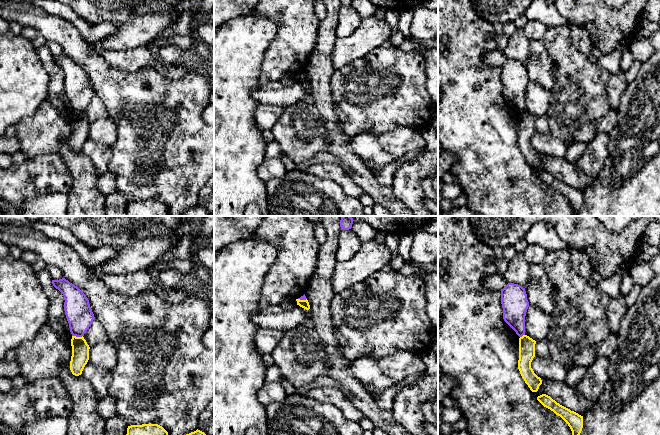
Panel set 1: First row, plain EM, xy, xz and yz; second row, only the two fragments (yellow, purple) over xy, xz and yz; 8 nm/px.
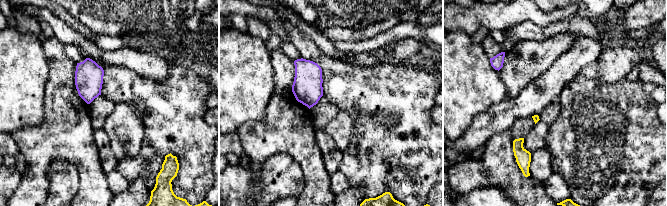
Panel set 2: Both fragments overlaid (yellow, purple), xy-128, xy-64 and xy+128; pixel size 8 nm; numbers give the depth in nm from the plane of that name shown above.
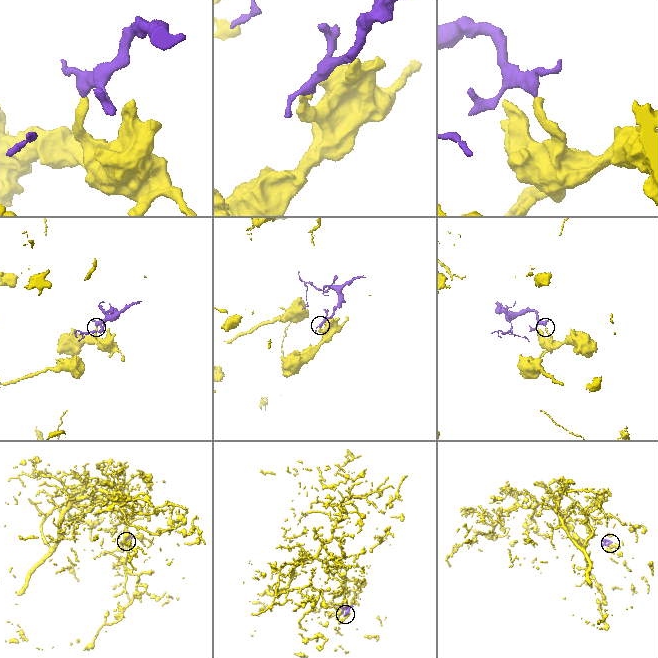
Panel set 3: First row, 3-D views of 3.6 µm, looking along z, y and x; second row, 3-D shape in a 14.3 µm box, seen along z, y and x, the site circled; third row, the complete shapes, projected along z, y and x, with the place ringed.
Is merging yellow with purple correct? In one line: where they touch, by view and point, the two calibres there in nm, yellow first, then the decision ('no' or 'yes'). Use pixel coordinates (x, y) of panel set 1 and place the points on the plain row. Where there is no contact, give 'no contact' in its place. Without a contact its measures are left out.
xy (77, 113) | 140/220 nm | no

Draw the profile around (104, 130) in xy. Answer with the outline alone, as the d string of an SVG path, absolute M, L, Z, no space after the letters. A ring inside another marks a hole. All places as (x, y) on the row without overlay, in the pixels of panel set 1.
M107 117L90 123L88 137L109 147L112 146L117 140L116 122Z

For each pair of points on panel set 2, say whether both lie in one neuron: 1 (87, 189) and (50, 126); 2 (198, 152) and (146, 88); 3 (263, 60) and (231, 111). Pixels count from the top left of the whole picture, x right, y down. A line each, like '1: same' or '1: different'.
1: same
2: same
3: same

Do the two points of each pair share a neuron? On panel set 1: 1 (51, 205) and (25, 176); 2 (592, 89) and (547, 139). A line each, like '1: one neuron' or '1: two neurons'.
1: one neuron
2: two neurons

